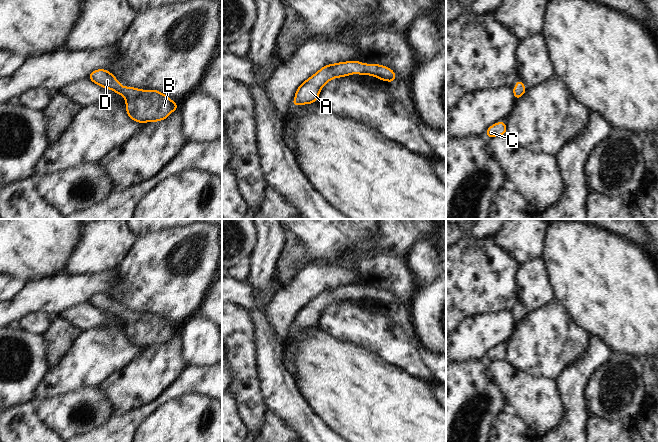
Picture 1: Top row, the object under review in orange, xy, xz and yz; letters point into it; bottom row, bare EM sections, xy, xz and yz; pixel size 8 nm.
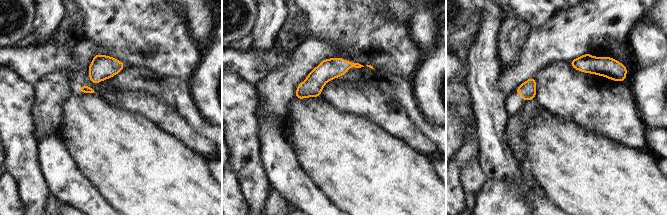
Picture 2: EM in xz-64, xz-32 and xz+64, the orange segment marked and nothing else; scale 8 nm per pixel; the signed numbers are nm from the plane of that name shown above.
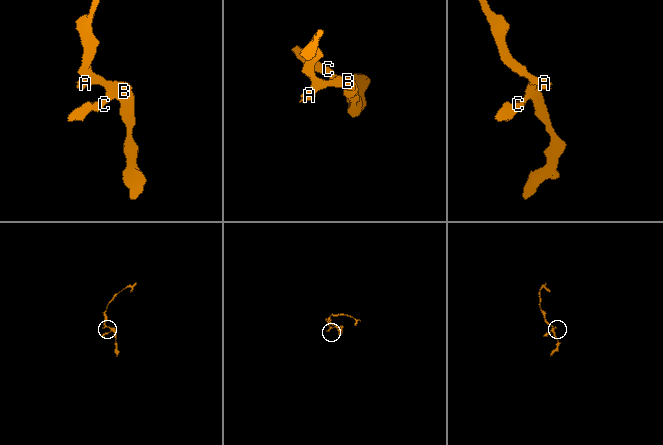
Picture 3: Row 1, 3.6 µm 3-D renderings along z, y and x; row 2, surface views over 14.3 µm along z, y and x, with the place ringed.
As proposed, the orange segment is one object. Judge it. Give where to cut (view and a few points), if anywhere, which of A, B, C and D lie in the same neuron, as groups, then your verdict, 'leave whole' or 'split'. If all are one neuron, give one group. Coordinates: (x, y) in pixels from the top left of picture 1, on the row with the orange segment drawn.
no cut | A B C D | leave whole

